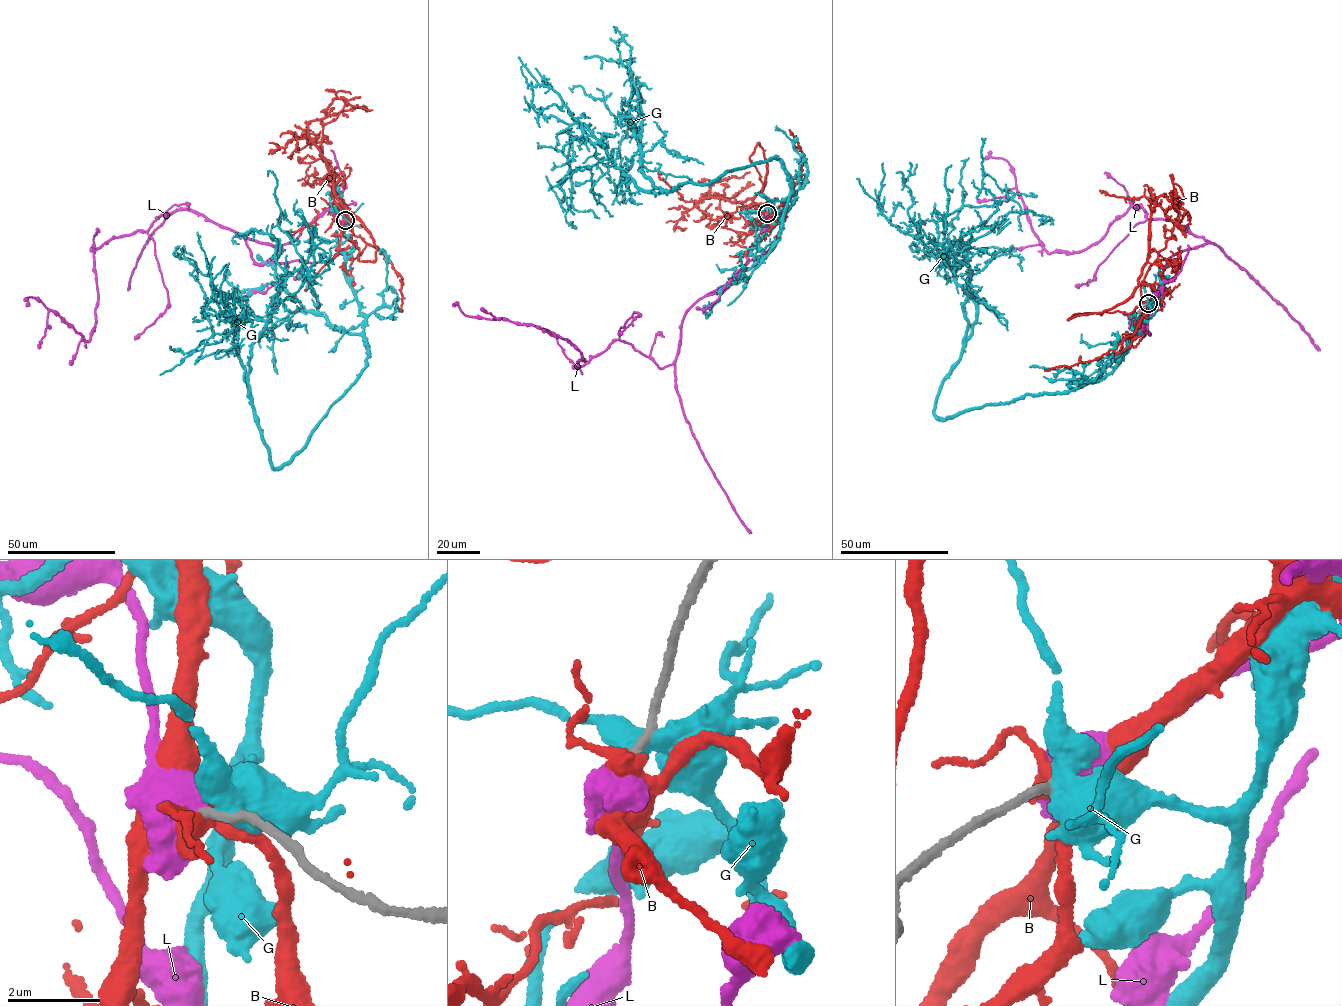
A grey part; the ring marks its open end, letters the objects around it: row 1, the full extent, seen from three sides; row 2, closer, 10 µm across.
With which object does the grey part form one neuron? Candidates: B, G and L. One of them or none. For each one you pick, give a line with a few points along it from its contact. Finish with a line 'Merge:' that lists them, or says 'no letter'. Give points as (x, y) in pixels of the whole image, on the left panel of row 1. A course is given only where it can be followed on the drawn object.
L: course (345, 220), (328, 209), (261, 264), (201, 214), (160, 216), (96, 249), (88, 341), (25, 297)
Merge: L

